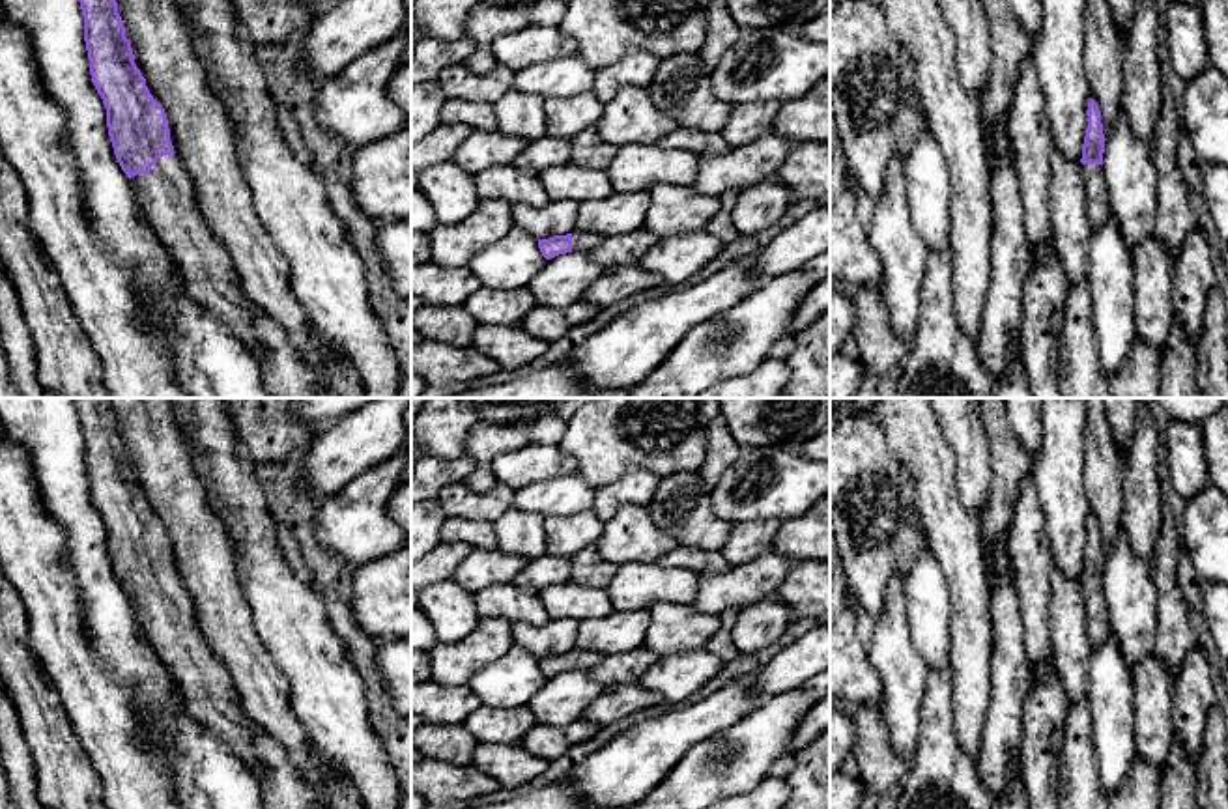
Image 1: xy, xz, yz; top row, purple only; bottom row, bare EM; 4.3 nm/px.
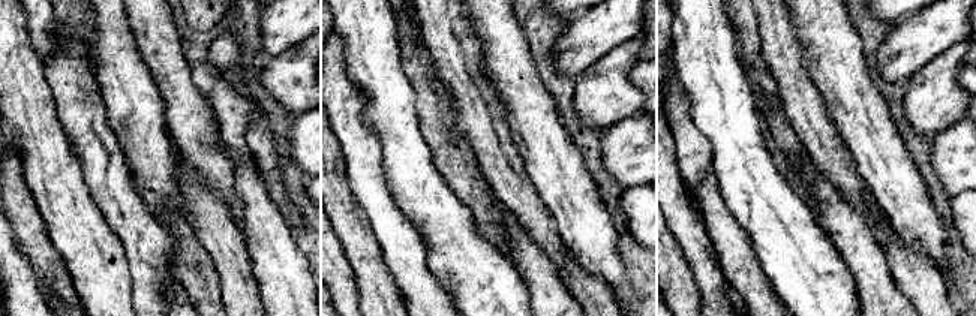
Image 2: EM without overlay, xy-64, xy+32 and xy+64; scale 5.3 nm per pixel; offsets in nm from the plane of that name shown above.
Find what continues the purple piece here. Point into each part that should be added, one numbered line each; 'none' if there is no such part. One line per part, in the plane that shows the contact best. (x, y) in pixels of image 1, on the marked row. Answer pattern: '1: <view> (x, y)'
1: xy (165, 193)

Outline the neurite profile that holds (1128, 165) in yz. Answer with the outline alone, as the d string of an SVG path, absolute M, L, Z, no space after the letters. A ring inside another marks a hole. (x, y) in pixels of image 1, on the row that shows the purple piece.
M1123 108L1105 140L1103 176L1110 213L1118 219L1131 252L1153 235L1157 215L1157 170L1151 140L1138 138Z

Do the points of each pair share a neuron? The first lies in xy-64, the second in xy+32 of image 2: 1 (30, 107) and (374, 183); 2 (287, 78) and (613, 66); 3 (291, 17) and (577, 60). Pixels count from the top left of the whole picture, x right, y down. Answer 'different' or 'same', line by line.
1: same
2: same
3: same

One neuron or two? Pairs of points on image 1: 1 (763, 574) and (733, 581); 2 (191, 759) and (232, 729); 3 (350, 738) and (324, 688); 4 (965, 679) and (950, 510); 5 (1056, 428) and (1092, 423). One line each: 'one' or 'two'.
1: one
2: two
3: one
4: one
5: two

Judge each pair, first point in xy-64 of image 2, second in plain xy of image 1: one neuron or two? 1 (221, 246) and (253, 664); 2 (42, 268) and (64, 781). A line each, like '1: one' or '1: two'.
1: one
2: one

